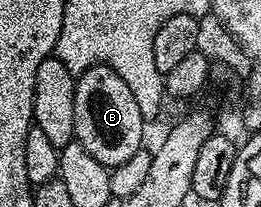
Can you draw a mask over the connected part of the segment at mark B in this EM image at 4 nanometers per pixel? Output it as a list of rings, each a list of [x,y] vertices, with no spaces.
[[[96,64],[94,68],[88,68],[86,72],[80,73],[76,77],[75,86],[75,130],[73,135],[76,143],[81,144],[91,154],[91,158],[96,158],[104,168],[110,170],[117,168],[121,163],[127,162],[136,151],[143,148],[141,139],[145,136],[147,121],[143,114],[139,114],[139,102],[135,102],[135,97],[131,95],[131,89],[127,87],[127,82],[102,64]]]

